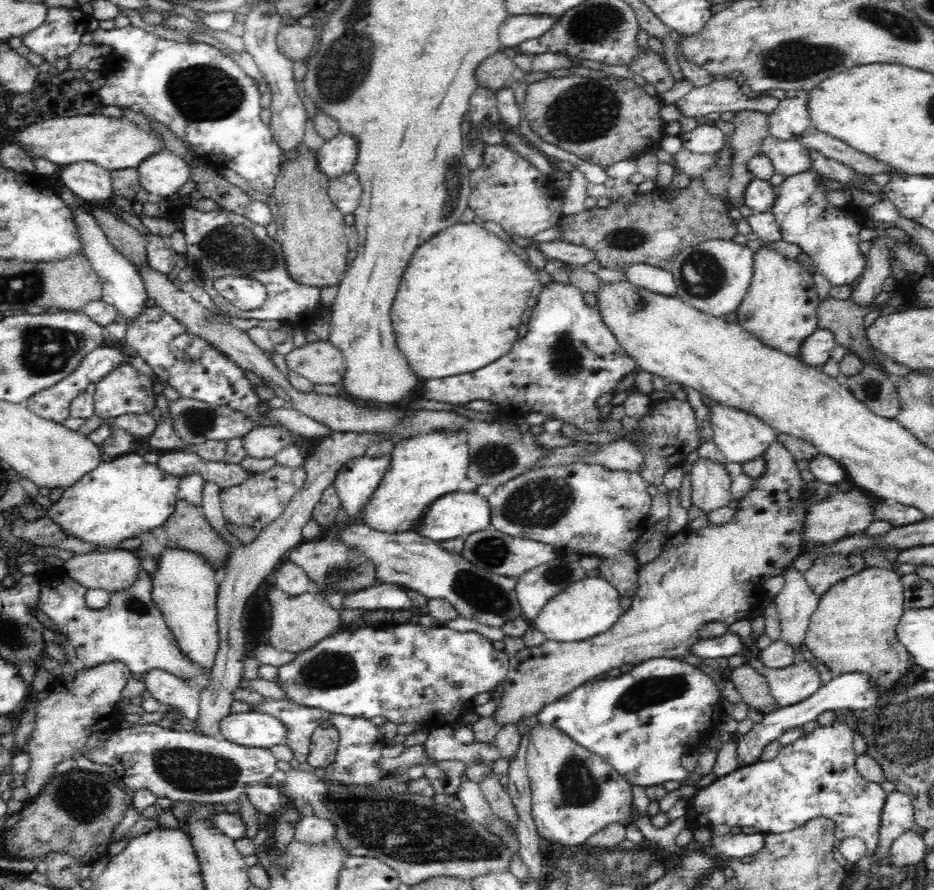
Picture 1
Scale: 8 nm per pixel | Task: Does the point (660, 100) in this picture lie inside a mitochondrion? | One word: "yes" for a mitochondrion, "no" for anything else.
no

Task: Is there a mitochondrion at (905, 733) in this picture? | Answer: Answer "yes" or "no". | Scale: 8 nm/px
yes

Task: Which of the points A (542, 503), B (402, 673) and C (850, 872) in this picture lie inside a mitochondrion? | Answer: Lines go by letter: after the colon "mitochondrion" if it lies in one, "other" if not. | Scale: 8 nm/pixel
A: mitochondrion
B: other
C: other

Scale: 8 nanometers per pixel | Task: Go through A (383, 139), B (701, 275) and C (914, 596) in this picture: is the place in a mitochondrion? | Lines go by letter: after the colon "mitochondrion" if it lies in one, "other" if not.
A: other
B: mitochondrion
C: other

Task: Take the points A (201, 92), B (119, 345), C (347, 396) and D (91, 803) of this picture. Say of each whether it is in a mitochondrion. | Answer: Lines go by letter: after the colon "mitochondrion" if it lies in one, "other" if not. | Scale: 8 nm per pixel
A: mitochondrion
B: other
C: other
D: mitochondrion

